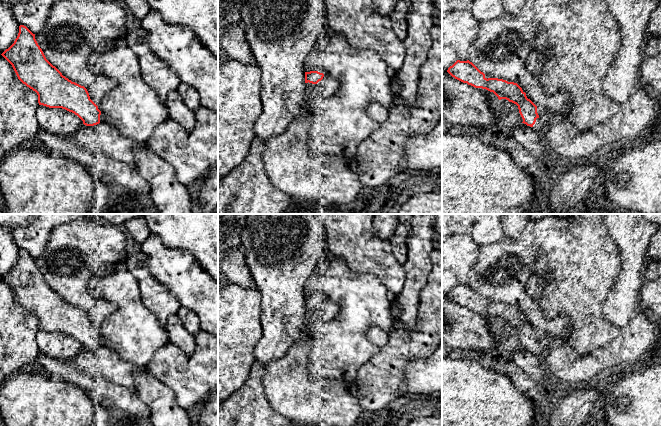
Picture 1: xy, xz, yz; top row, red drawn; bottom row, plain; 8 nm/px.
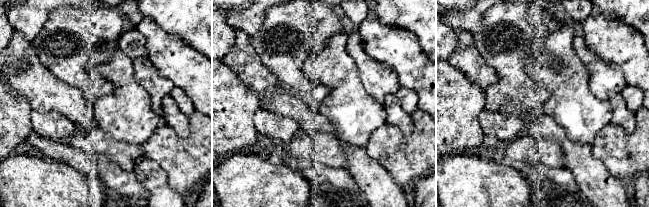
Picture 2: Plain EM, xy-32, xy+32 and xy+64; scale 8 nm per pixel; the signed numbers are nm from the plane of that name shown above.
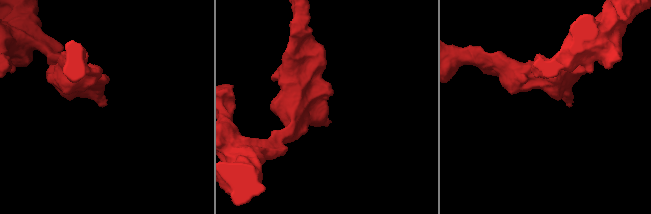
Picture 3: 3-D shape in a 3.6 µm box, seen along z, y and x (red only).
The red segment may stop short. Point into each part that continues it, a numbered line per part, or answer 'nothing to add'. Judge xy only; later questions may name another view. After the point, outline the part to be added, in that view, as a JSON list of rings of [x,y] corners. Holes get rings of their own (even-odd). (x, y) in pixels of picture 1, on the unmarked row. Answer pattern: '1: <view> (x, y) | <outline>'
1: xy (103, 341) | [[[101,336],[101,339],[100,339],[100,347],[106,347],[106,348],[109,348],[110,349],[109,343],[108,343],[108,341],[107,341],[107,339],[106,339],[105,336]]]

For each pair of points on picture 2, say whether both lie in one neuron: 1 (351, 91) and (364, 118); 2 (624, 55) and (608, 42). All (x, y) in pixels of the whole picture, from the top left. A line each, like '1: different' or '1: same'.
1: same
2: same

